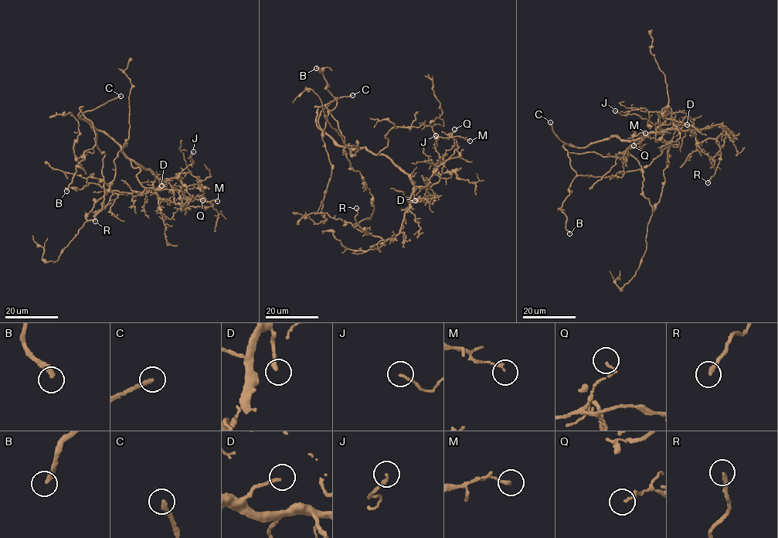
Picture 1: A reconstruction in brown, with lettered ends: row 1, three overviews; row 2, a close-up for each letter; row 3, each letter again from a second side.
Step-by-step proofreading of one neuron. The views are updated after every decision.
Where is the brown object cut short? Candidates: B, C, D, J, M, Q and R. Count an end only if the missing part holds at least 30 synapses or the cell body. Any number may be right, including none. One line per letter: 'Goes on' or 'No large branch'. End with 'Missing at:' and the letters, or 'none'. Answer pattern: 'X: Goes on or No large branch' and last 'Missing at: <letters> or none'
B: Goes on
C: Goes on
D: Goes on
J: No large branch
M: No large branch
Q: No large branch
R: No large branch
Missing at: B, C, D

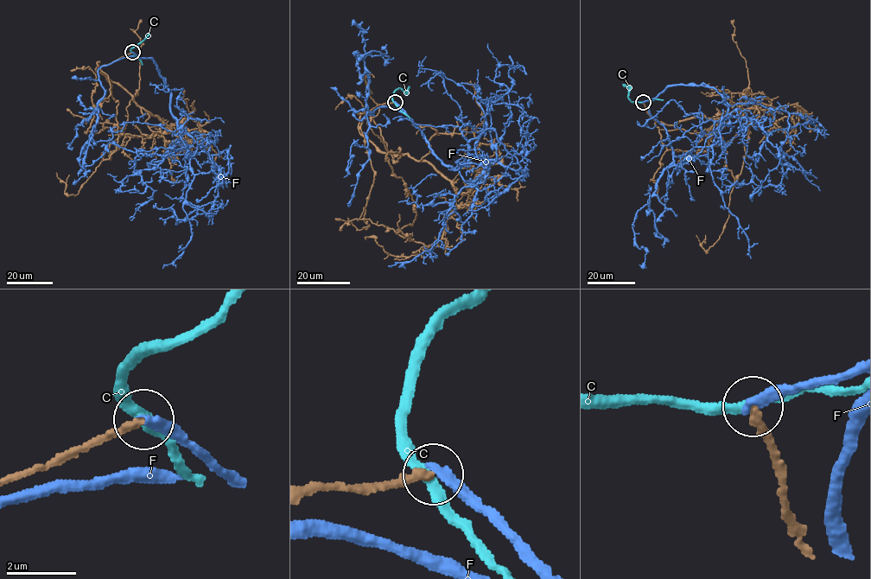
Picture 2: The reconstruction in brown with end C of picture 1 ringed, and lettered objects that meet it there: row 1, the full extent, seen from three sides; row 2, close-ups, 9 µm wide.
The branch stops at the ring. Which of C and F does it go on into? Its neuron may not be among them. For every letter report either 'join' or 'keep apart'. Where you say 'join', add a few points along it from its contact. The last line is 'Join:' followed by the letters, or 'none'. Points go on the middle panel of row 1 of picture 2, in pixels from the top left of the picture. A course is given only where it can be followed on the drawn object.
C: keep apart
F: keep apart
Join: none

